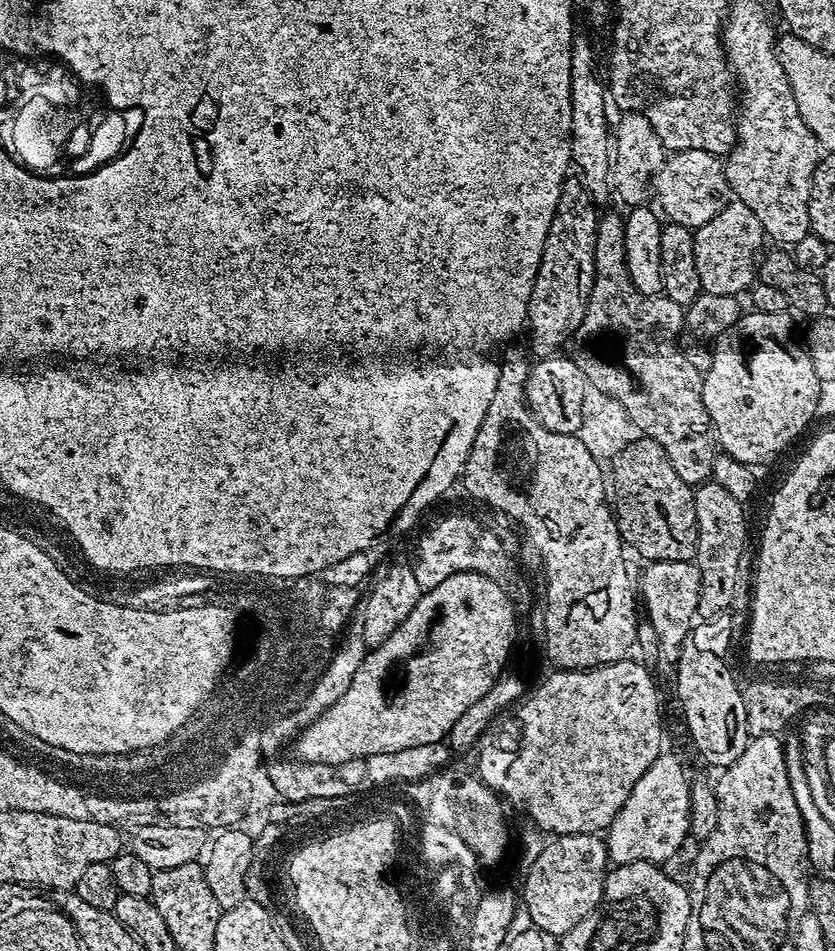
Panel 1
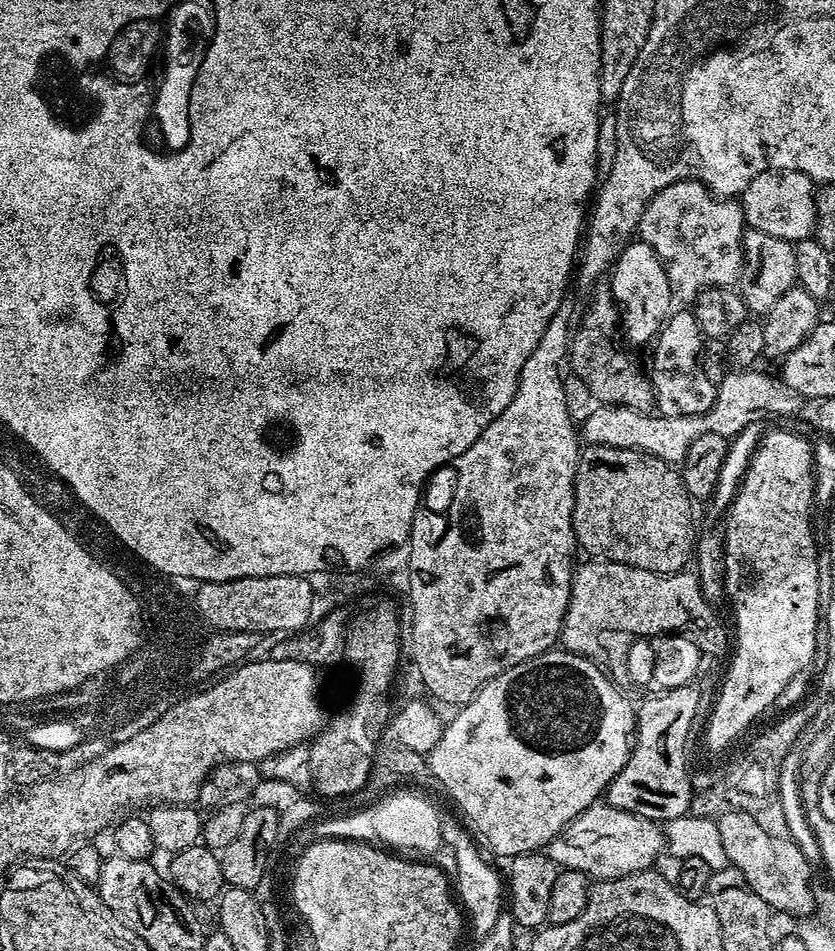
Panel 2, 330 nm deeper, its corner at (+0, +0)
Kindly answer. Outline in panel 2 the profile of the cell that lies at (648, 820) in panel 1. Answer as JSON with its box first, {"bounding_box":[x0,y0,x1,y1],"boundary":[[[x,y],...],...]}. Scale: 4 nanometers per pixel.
{"bounding_box":[546,802,665,882],"boundary":[[[597,802],[566,825],[549,842],[546,851],[557,869],[578,870],[599,882],[649,871],[665,848],[664,829],[657,821],[618,810],[606,802]]]}

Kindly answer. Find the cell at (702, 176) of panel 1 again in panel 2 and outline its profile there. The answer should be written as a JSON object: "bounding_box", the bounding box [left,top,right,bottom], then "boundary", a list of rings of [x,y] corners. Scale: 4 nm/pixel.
{"bounding_box":[738,172,816,242],"boundary":[[[763,172],[762,174],[758,174],[752,179],[750,186],[746,186],[746,190],[740,193],[738,203],[741,210],[744,212],[744,223],[748,228],[758,230],[762,234],[774,234],[774,238],[782,238],[789,242],[807,240],[813,235],[816,227],[816,193],[814,191],[814,181],[812,181],[809,176],[802,174],[801,172]]]}

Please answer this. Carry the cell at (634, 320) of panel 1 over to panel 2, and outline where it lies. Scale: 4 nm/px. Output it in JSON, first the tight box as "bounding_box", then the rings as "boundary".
{"bounding_box":[570,287,654,409],"boundary":[[[597,287],[591,293],[590,299],[592,301],[589,302],[584,317],[581,320],[579,317],[578,327],[570,340],[571,371],[578,378],[582,378],[586,386],[590,386],[590,394],[594,394],[594,398],[601,405],[621,404],[627,408],[651,409],[654,393],[649,373],[645,369],[643,372],[639,362],[616,345],[620,328],[620,309],[616,307],[611,287]]]}

